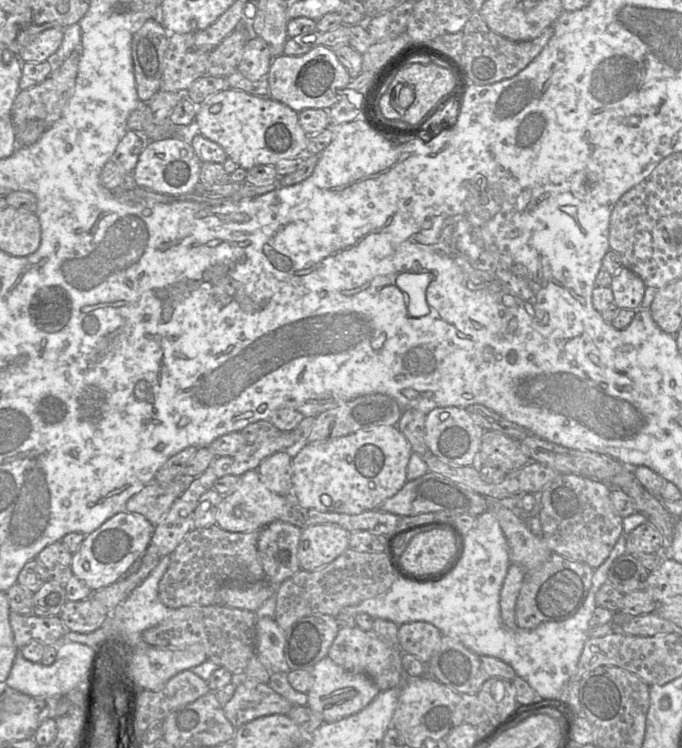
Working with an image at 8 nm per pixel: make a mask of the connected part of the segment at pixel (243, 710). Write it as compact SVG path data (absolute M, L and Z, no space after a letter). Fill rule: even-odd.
M247 679L236 687L231 700L223 705L223 711L231 724L238 728L259 717L287 714L293 706L267 683Z

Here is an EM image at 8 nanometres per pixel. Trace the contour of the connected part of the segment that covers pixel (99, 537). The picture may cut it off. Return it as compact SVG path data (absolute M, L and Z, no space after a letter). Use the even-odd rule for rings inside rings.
M125 510L116 513L85 536L72 557L70 568L73 575L84 582L93 592L117 582L146 551L153 531L154 526L141 514Z

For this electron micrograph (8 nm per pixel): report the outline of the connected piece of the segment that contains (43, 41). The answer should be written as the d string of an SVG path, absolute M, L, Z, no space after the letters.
M51 28L38 34L32 42L20 50L18 57L25 62L45 62L59 49L65 28Z

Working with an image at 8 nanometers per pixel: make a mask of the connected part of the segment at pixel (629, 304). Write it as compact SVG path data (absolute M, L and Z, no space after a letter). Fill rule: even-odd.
M627 268L612 276L610 288L614 296L614 305L620 309L637 310L644 298L646 284Z

